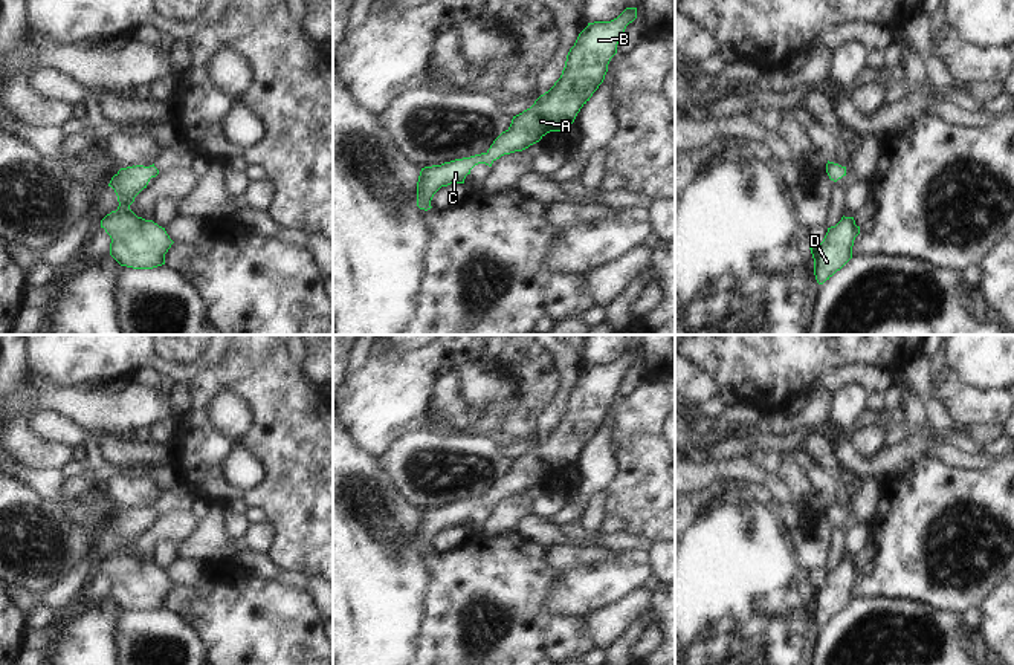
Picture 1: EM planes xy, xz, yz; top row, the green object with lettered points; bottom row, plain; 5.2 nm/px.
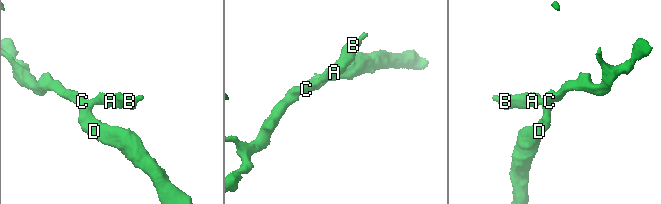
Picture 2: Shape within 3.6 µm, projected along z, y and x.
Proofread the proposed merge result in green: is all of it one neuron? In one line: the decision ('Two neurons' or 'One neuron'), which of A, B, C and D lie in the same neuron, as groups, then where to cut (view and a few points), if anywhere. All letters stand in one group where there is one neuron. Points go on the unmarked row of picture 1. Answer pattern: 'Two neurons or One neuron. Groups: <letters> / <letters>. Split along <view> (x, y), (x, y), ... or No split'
One neuron. Groups: A B C D. No split.

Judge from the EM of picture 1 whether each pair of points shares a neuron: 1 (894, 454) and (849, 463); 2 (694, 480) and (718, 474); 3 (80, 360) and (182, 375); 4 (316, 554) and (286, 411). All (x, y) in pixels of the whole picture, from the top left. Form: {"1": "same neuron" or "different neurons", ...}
{"1": "same neuron", "2": "same neuron", "3": "same neuron", "4": "same neuron"}

